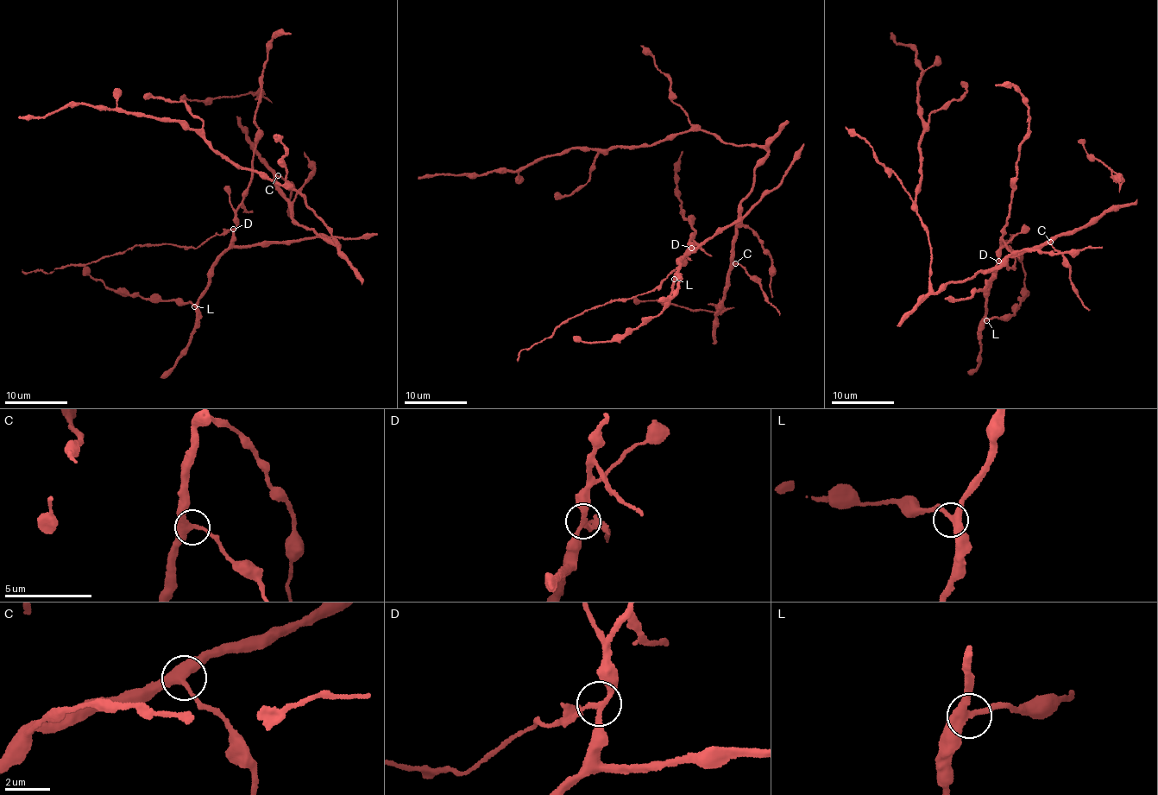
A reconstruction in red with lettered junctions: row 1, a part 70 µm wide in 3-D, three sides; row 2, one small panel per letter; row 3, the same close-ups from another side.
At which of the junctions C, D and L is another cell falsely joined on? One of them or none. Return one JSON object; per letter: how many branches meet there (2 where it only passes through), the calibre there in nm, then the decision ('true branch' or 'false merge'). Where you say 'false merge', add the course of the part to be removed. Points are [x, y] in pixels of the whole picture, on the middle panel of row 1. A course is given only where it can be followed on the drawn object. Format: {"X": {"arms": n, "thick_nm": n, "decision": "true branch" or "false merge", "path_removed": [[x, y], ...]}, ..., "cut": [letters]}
{"C": {"arms": 3, "thick_nm": 400, "decision": "true branch"}, "D": {"arms": 3, "thick_nm": 200, "decision": "false merge", "path_removed": [[690, 248], [658, 287], [639, 295], [608, 301], [569, 317], [549, 337], [531, 348], [522, 349], [518, 362]]}, "L": {"arms": 3, "thick_nm": 320, "decision": "true branch"}, "cut": ["D"]}

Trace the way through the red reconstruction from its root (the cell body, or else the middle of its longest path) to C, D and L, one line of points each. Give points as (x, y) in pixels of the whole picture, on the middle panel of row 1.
C: (764, 156), (764, 162), (755, 169), (753, 190), (741, 202), (740, 222), (734, 238), (732, 261), (735, 263)
D: (764, 156), (753, 179), (753, 190), (761, 192), (758, 201), (742, 217), (719, 228), (696, 249), (690, 248)
L: (764, 156), (753, 179), (753, 190), (761, 192), (758, 201), (690, 250), (680, 260), (674, 279)

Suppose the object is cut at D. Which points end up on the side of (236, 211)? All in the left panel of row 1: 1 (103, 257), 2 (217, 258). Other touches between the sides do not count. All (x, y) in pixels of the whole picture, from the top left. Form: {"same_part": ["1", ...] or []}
{"same_part": ["2"]}

